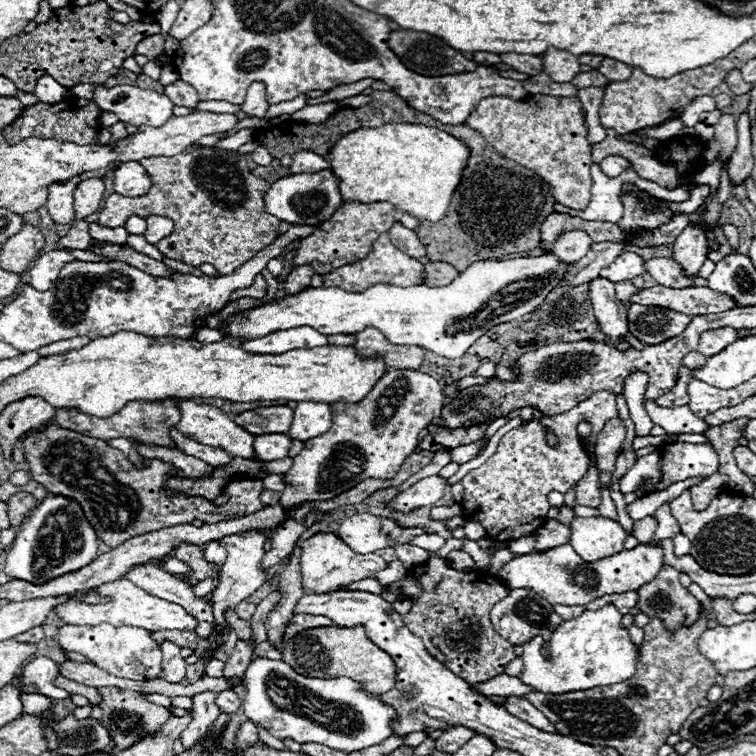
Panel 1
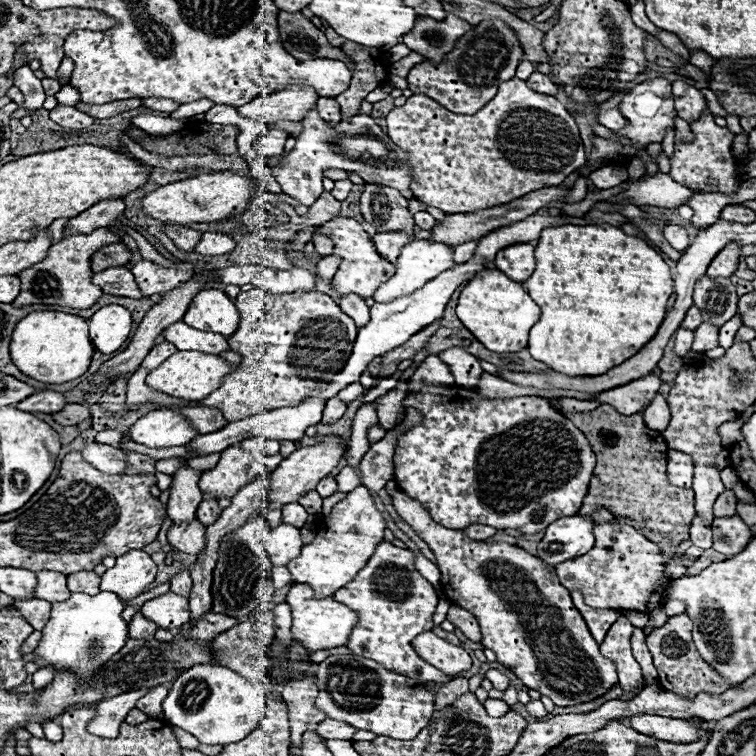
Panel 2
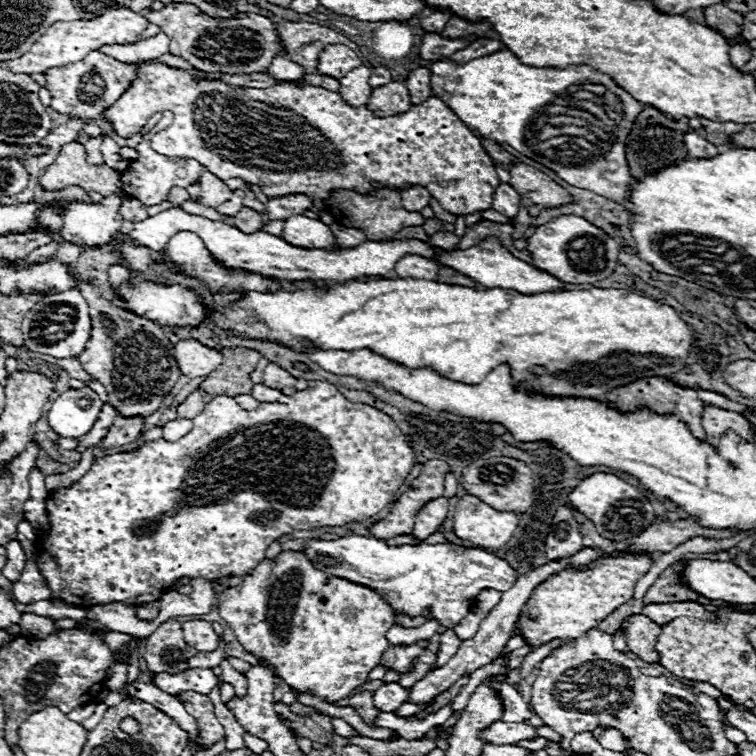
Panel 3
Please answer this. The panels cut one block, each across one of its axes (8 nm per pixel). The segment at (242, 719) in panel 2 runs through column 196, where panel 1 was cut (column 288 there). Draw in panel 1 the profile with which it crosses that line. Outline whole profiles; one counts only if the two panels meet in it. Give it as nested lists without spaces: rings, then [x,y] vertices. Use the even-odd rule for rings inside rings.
[[[270,658],[252,660],[246,668],[244,682],[244,714],[250,722],[264,726],[278,740],[292,738],[298,744],[316,742],[342,752],[360,752],[392,736],[390,722],[398,718],[396,710],[376,696],[370,696],[362,682],[354,682],[346,676],[300,676],[286,662],[274,662]]]

